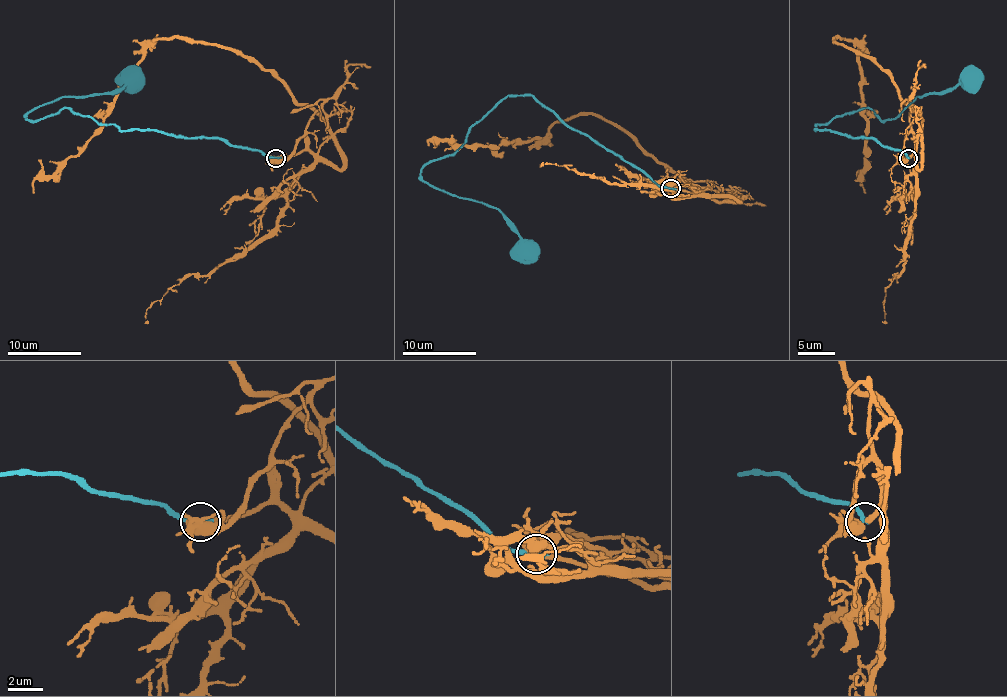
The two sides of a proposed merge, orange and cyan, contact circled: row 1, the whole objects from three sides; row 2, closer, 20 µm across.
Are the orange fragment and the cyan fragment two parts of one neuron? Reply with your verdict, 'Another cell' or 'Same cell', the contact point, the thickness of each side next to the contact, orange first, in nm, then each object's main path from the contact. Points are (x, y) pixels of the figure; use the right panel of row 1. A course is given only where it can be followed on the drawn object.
Same cell. Place: (908, 158). Thickness 480 nm (orange) against 320 nm. Course of orange: (906, 157), (916, 154), (921, 117), (875, 61), (838, 37), (858, 48), (866, 192). Course of cyan: (908, 157), (875, 139), (816, 130), (862, 107), (882, 120), (897, 117), (917, 96), (971, 82)

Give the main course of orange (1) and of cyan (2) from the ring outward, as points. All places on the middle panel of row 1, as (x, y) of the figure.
1: (670, 186), (725, 197), (714, 201), (592, 114), (567, 118), (543, 138), (428, 146)
2: (670, 188), (567, 127), (532, 96), (502, 98), (421, 177), (495, 207), (526, 251)

